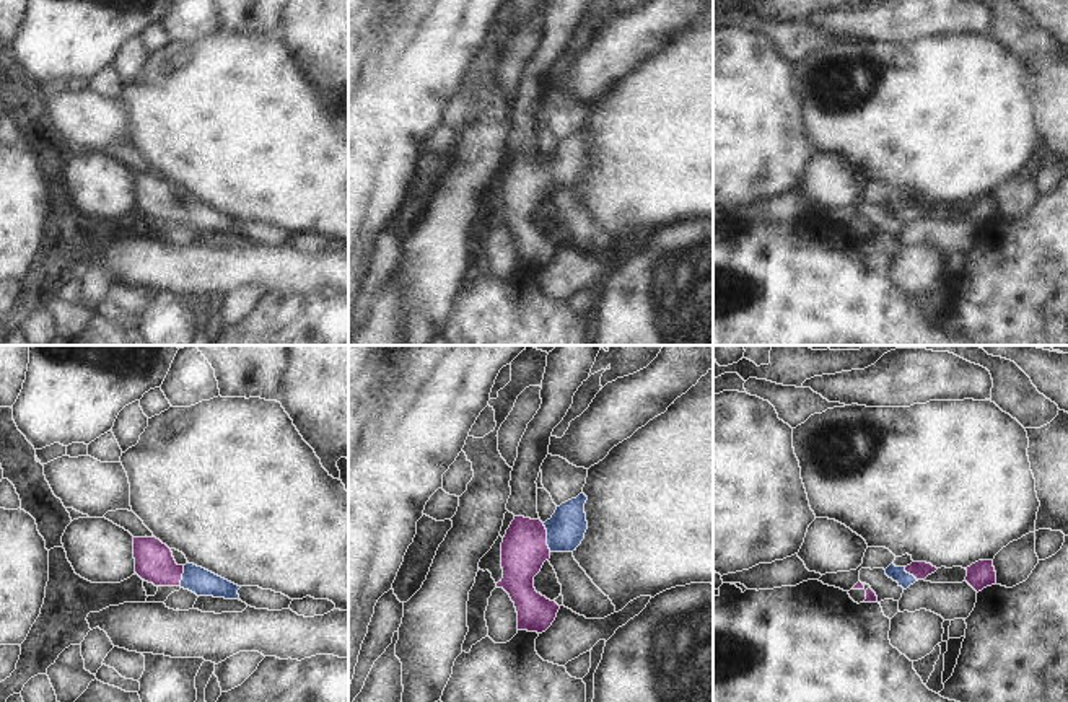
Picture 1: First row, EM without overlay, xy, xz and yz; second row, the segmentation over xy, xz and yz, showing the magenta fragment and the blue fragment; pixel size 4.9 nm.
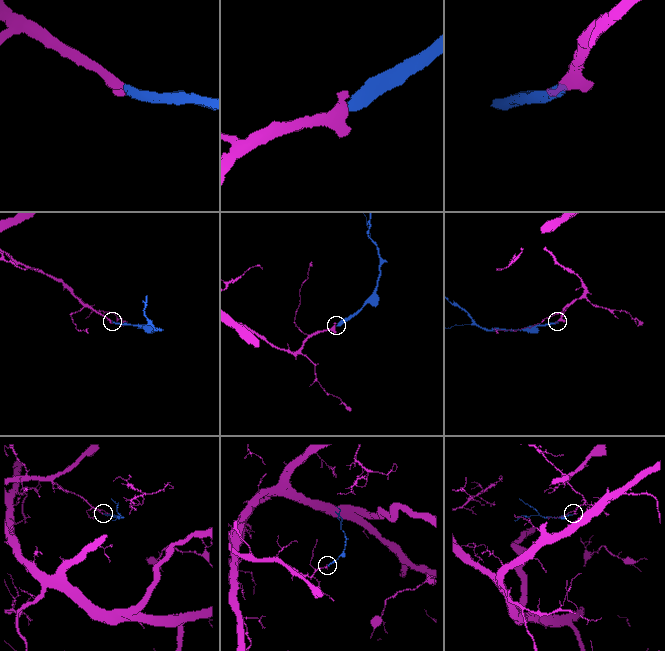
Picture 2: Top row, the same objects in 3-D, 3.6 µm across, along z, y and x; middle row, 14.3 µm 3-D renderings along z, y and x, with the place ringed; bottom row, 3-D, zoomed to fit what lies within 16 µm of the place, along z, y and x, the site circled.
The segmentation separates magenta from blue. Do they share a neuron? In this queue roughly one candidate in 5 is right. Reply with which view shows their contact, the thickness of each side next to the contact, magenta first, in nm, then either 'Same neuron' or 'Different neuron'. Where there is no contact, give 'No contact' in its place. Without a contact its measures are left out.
Touches magenta in xz. Thickness 220 nm (magenta) against 190 nm. Same neuron.

